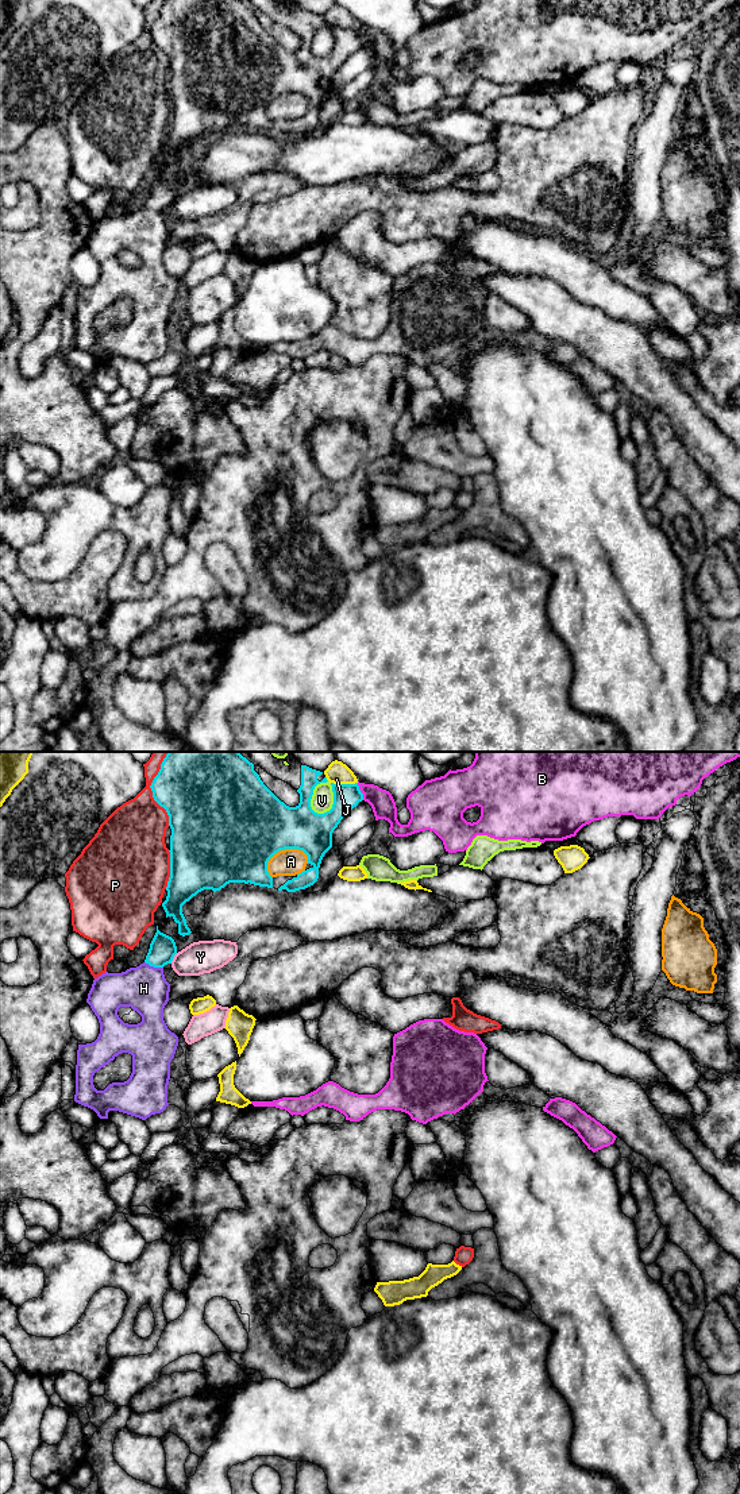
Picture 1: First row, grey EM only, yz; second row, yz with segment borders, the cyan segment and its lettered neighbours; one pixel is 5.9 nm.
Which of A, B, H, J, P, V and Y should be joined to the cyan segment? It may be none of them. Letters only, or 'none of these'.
H

